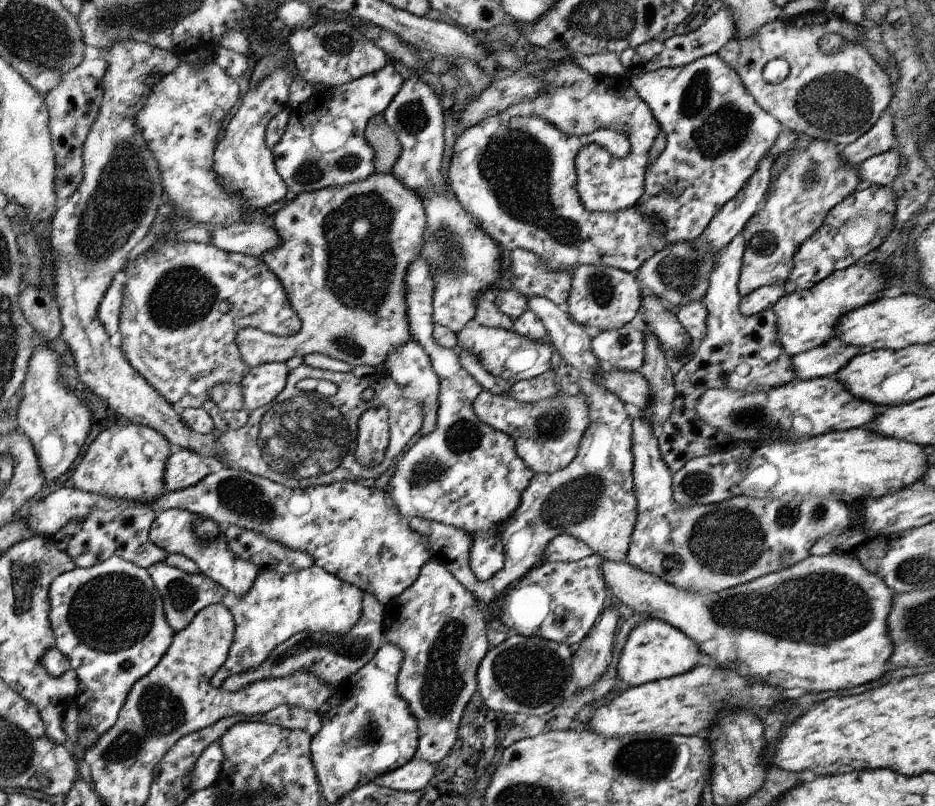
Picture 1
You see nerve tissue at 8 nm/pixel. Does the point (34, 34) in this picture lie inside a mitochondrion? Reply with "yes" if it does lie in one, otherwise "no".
yes

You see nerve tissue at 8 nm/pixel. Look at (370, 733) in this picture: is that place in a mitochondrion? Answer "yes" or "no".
yes

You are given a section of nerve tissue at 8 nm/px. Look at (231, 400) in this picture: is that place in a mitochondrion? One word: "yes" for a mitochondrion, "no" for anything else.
no

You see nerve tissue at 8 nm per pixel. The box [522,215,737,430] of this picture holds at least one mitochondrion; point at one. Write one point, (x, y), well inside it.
(680, 275)

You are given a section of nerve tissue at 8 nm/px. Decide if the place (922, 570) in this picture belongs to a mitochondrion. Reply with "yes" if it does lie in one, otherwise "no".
yes

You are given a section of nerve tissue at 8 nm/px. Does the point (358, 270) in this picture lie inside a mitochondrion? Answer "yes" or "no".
yes

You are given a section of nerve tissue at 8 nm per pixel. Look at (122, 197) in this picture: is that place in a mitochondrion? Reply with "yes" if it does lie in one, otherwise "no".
yes

